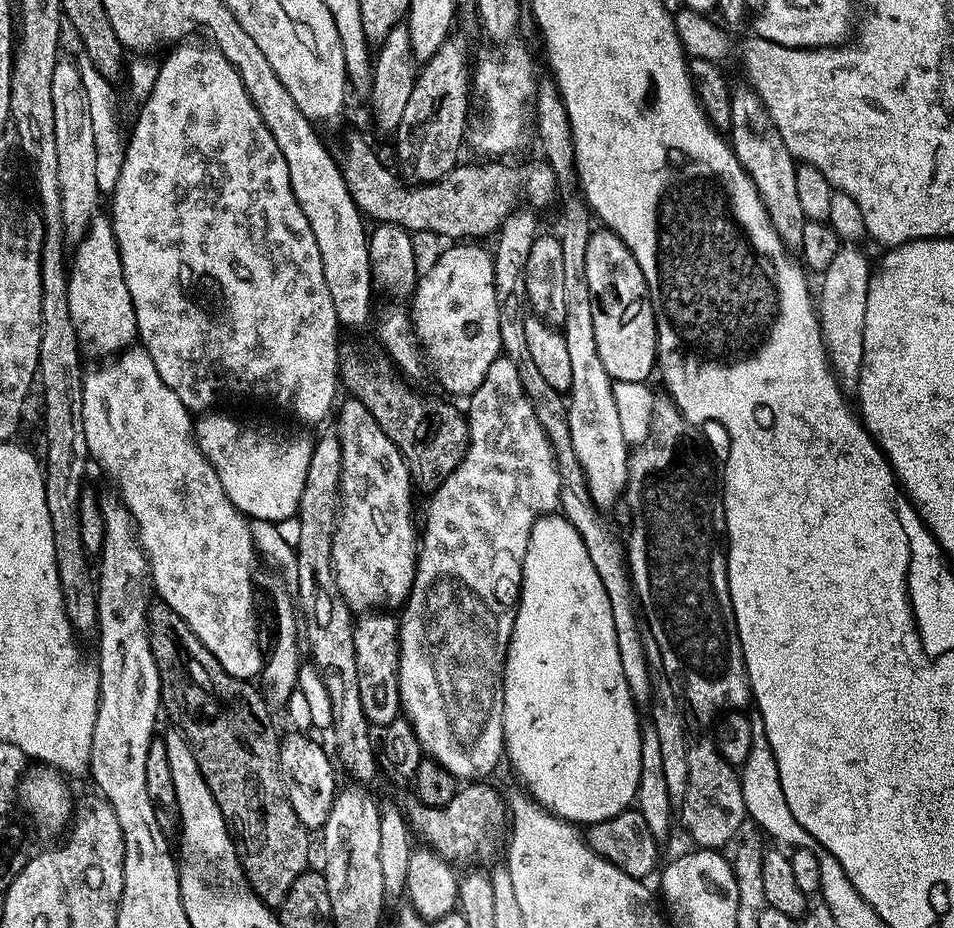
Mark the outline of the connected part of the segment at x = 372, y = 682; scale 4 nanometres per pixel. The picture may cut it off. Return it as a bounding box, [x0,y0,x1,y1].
[352,614,401,726]

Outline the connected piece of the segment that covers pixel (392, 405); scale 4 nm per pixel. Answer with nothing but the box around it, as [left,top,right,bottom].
[338,356,469,489]

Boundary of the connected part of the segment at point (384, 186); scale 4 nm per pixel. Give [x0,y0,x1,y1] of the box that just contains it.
[338,130,558,242]

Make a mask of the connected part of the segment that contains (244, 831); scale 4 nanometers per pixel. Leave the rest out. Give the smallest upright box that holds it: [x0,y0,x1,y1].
[148,603,310,909]

